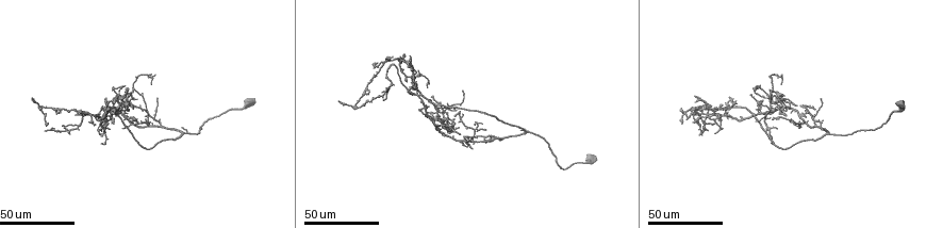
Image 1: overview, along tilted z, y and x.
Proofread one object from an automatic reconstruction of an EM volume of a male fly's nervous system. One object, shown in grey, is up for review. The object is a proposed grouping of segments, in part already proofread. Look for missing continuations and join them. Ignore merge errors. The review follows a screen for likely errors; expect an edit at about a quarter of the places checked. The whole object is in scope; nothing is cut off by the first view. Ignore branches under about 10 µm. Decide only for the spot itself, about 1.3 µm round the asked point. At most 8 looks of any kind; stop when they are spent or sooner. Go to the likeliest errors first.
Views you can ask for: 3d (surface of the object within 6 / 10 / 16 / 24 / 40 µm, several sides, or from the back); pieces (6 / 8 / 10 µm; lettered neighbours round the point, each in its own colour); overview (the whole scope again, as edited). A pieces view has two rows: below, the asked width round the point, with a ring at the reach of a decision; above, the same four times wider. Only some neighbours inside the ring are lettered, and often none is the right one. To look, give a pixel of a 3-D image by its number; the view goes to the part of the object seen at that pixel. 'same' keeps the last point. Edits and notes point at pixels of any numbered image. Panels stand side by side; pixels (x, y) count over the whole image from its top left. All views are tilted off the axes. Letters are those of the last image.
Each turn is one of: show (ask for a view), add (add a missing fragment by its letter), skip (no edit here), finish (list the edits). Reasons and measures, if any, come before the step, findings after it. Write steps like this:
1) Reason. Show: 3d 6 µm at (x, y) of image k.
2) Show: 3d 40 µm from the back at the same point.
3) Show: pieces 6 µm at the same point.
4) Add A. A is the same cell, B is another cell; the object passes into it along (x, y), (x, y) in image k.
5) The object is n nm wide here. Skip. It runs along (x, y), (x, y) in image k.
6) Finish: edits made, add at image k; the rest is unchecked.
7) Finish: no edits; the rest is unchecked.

An open end. Show: 3d 40 µm at (61, 125) of image 1.

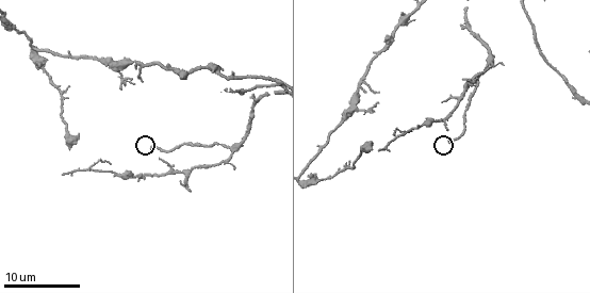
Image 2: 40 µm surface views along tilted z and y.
Show: pieces 8 µm at (447, 140) of image 2.

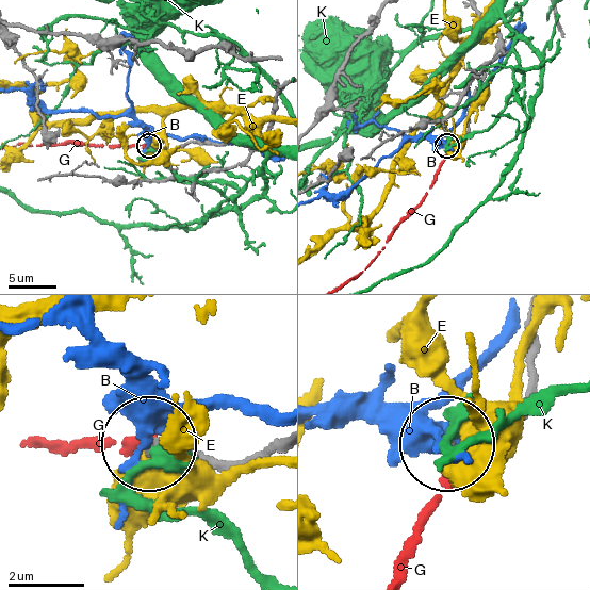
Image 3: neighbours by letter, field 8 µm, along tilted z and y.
The object is 230 nm wide here. Skip. B, E, G and K are other cells; no lettered fragment goes on from it.

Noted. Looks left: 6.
Free end. Show: 3d 40 µm at (776, 93) of image 1.

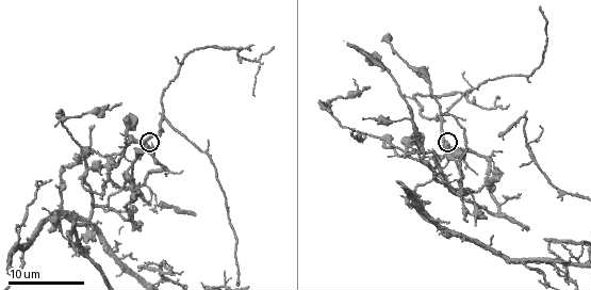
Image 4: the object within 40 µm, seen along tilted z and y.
Show: pieces 8 µm at (445, 141) of image 4.

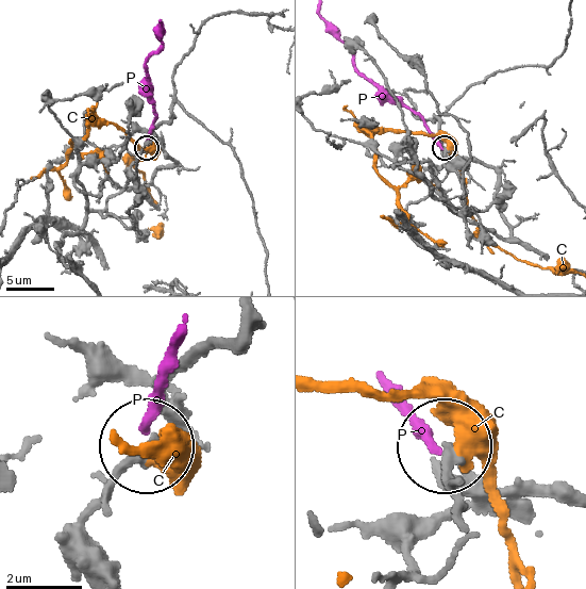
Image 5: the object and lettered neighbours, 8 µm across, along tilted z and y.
Skip. C and P are other cells; none of them fits.

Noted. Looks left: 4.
Free end. Show: pieces 10 µm at (384, 144) of image 4.

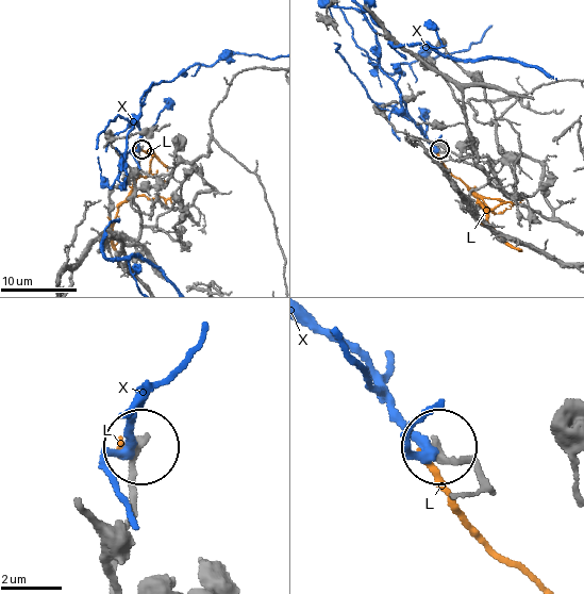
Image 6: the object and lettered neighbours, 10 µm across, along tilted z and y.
The object is 290 nm wide here. Skip. L and X are other cells; none of them fits.

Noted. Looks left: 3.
Long arm stops here. Show: 3d 40 µm at (157, 97) of image 1.

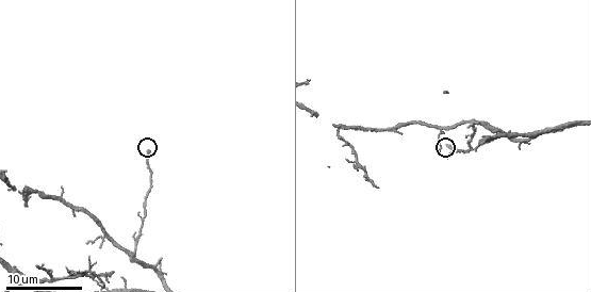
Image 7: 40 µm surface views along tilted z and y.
Show: pieces 10 µm at (146, 150) of image 7.

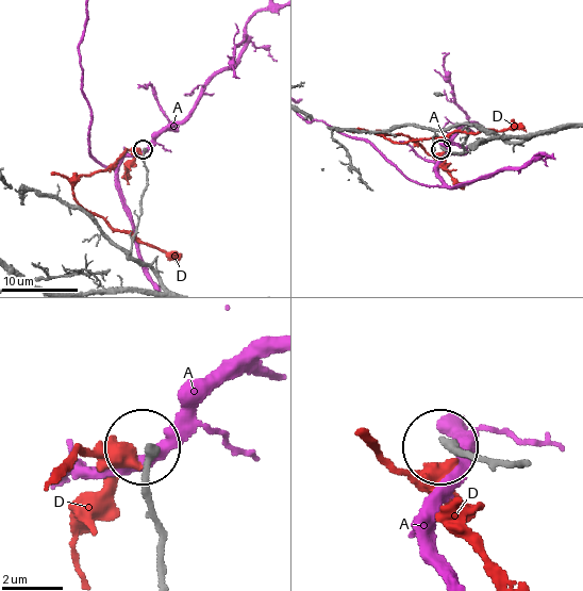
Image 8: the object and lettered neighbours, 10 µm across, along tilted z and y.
Skip. A and D are other cells; no lettered fragment goes on from it.

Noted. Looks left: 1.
Finish: no edits; the rest is unchecked.

